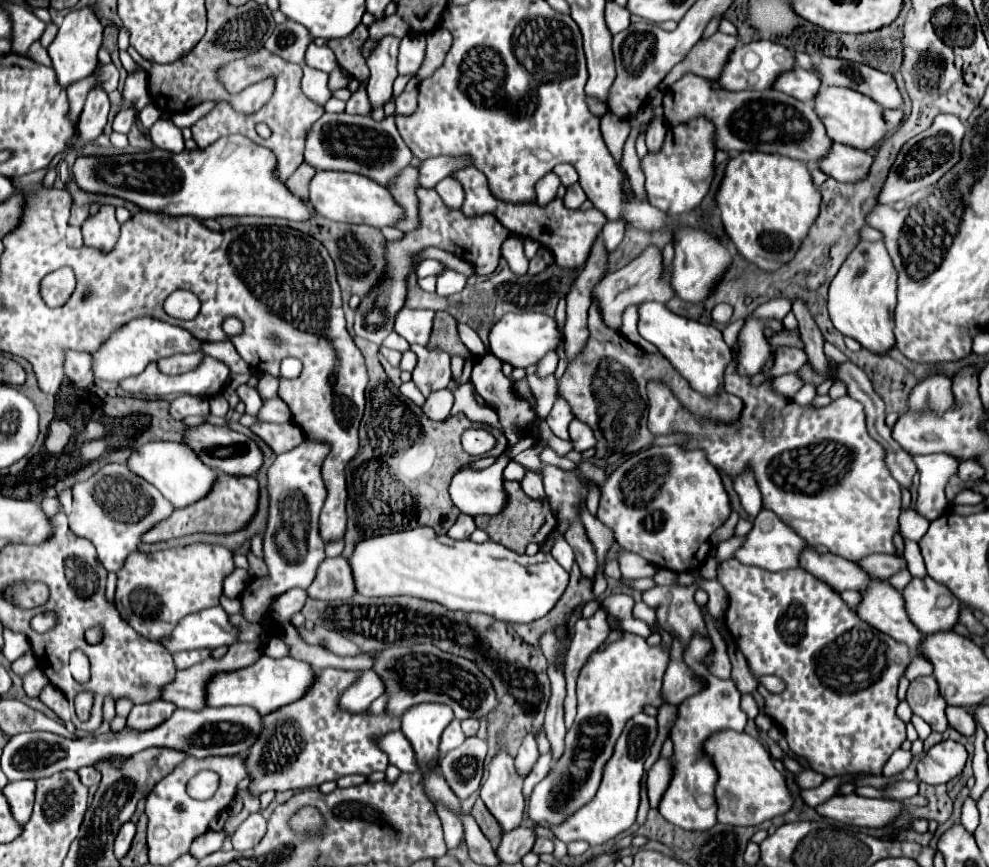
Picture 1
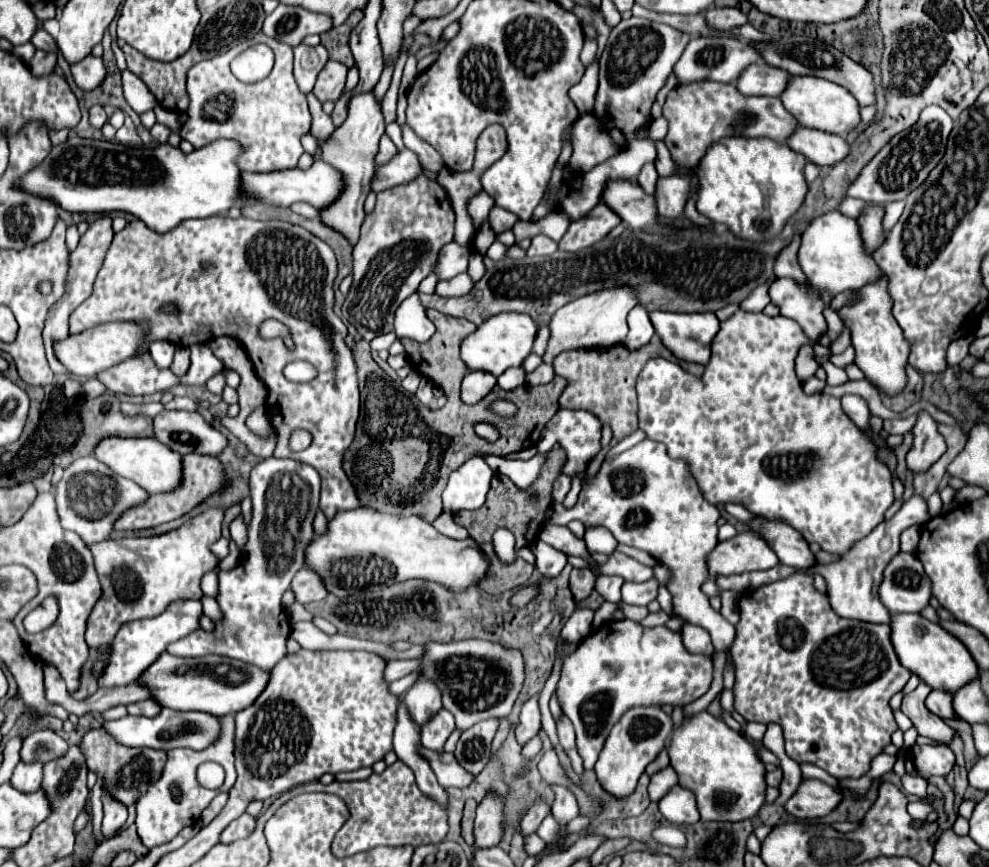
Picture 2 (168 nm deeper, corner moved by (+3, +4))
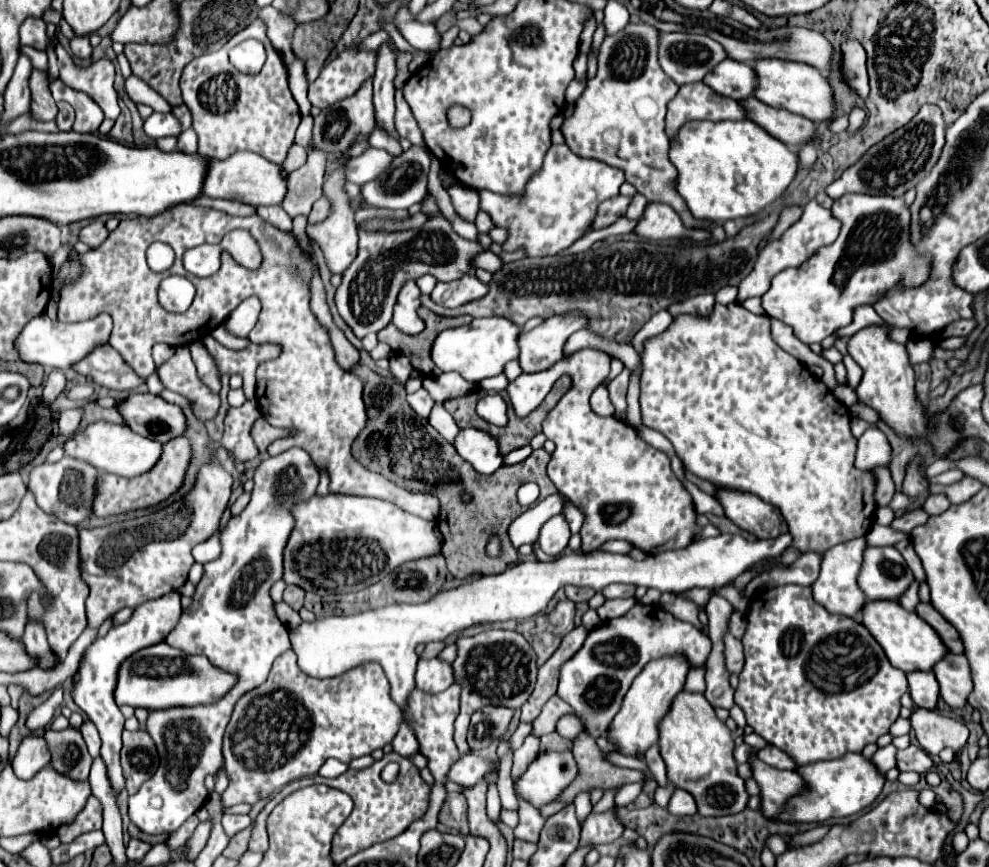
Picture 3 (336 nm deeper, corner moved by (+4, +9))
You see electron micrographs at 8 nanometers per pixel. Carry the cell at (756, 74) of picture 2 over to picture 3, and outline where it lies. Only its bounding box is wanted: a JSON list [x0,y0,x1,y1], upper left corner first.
[703,58,757,100]

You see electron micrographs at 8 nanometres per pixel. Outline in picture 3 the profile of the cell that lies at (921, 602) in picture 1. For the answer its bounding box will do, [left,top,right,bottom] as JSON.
[859,546,915,600]

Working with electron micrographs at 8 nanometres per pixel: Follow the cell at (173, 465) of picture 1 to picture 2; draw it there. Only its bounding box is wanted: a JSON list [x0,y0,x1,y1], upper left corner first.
[94,437,182,493]

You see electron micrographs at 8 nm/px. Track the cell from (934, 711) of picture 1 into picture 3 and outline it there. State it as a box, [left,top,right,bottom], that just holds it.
[909,706,969,754]

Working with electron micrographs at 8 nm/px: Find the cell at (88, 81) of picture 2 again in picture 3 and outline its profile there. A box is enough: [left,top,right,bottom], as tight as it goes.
[71,36,93,60]

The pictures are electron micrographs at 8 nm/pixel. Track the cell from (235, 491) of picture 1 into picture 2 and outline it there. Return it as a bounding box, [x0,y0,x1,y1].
[114,455,226,531]

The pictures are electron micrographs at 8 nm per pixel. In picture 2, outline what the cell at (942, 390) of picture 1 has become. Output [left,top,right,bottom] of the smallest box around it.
[906,411,946,473]

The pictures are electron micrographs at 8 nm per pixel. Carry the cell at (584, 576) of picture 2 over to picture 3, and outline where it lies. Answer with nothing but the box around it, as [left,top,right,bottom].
[565,586,595,602]

